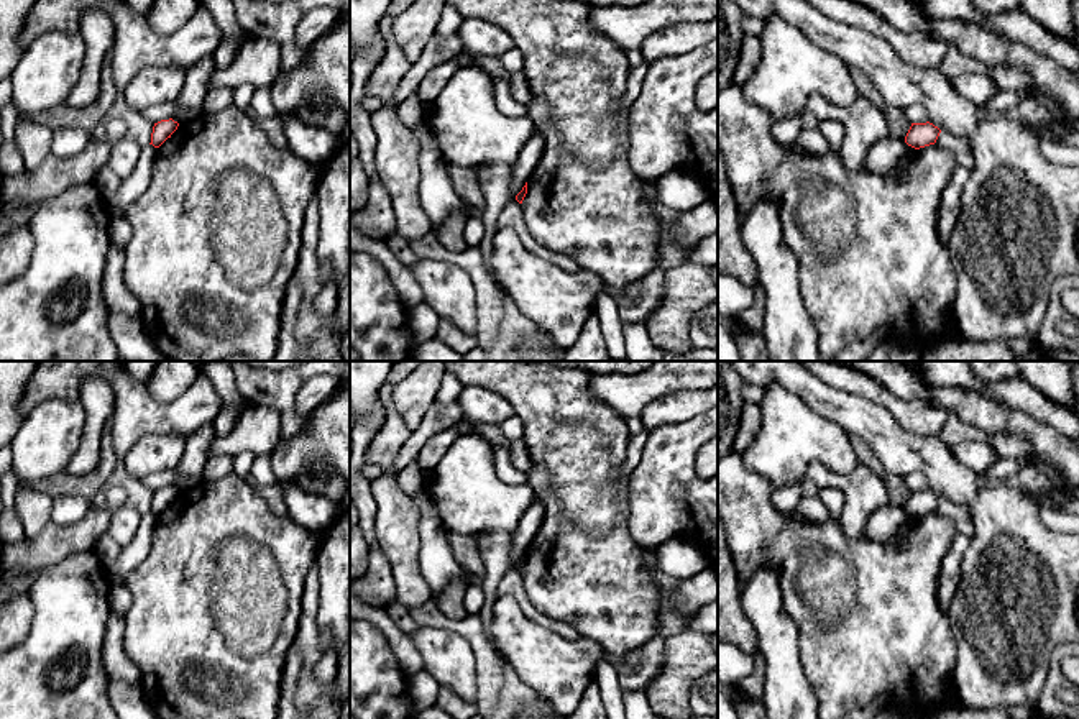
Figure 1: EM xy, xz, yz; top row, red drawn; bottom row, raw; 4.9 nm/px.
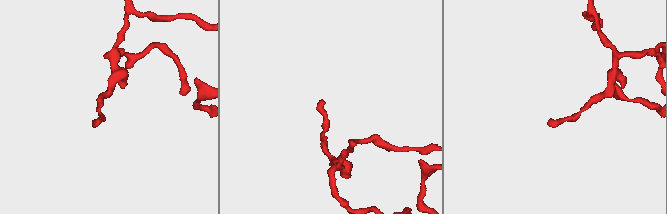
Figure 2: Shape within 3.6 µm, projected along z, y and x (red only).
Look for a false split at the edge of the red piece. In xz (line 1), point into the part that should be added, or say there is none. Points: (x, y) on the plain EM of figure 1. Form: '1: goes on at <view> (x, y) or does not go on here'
1: does not go on here

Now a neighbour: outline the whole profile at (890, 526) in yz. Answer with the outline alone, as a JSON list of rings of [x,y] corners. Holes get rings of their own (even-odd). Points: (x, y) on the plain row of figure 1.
[[[888,504],[877,509],[865,520],[865,537],[885,547],[898,550],[908,538],[915,520],[916,517],[908,514],[905,509]]]

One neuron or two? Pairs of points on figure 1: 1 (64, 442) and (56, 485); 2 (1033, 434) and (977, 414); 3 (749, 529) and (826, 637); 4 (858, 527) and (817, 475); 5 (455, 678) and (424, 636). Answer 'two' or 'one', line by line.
1: two
2: one
3: one
4: one
5: one

